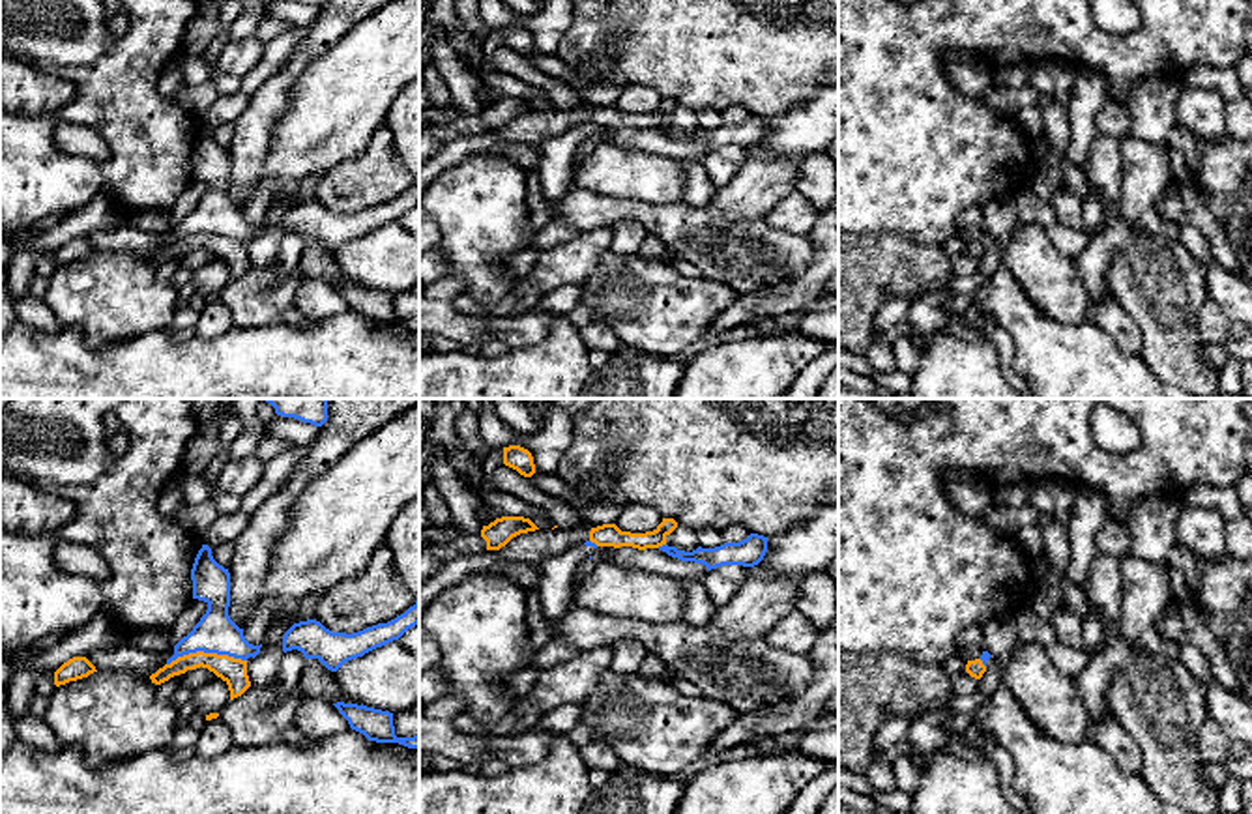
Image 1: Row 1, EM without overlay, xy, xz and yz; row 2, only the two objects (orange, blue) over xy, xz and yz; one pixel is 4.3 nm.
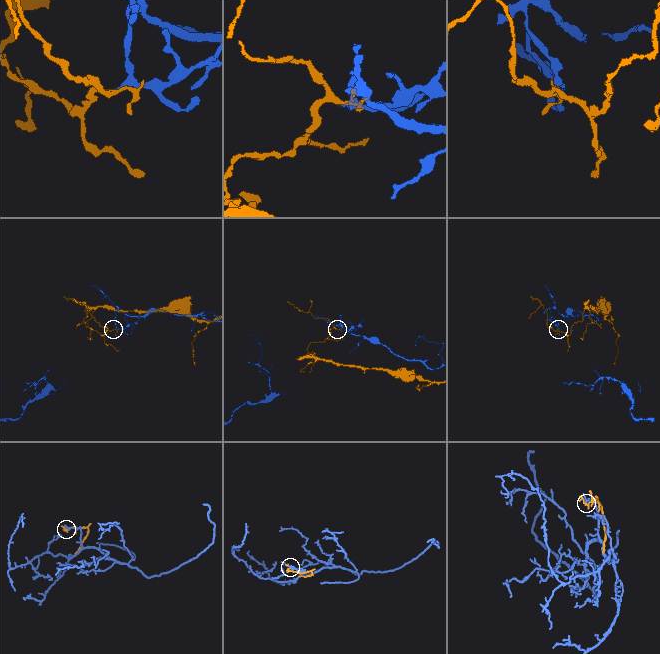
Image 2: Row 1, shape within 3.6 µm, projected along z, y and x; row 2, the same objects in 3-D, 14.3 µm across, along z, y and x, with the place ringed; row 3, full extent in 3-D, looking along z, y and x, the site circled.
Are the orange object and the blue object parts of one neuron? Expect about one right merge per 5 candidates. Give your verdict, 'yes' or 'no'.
no

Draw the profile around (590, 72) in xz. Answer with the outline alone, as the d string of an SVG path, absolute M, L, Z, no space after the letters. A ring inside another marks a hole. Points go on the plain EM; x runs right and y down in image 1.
M618 37L595 51L582 65L575 67L575 75L586 84L601 84L604 69L618 54Z

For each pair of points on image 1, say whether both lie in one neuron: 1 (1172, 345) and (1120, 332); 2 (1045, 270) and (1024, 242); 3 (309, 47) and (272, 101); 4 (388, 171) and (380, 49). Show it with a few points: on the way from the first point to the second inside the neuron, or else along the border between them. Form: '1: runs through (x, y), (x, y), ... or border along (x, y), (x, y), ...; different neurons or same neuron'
1: border along (1116, 300), (1138, 330), (1140, 354); different neurons
2: runs through (1037, 262), (1028, 249); same neuron
3: runs through (300, 60), (276, 88); same neuron
4: border along (384, 122), (356, 158); different neurons

